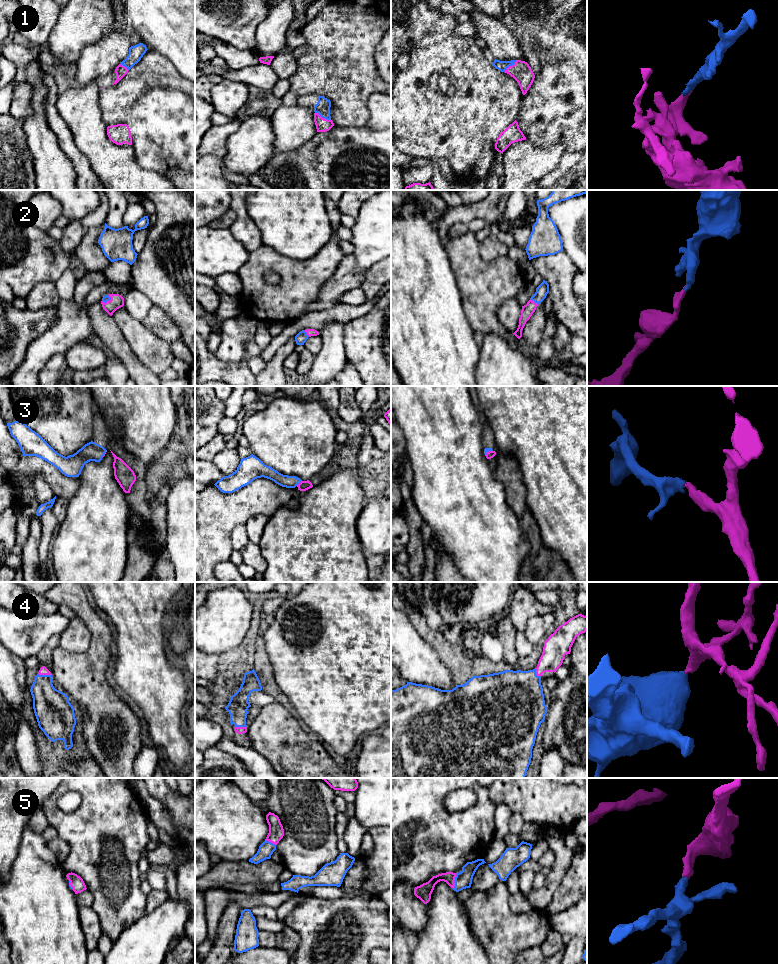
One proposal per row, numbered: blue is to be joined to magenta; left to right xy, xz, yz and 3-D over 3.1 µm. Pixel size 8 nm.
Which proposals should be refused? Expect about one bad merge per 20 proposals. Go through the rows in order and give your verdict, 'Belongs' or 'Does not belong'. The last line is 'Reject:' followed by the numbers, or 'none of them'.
1: Belongs
2: Belongs
3: Belongs
4: Belongs
5: Belongs
Reject: none of them

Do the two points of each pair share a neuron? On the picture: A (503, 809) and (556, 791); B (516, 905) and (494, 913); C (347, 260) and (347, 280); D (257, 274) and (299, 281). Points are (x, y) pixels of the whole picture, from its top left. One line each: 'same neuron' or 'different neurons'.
A: different neurons
B: different neurons
C: same neuron
D: same neuron

